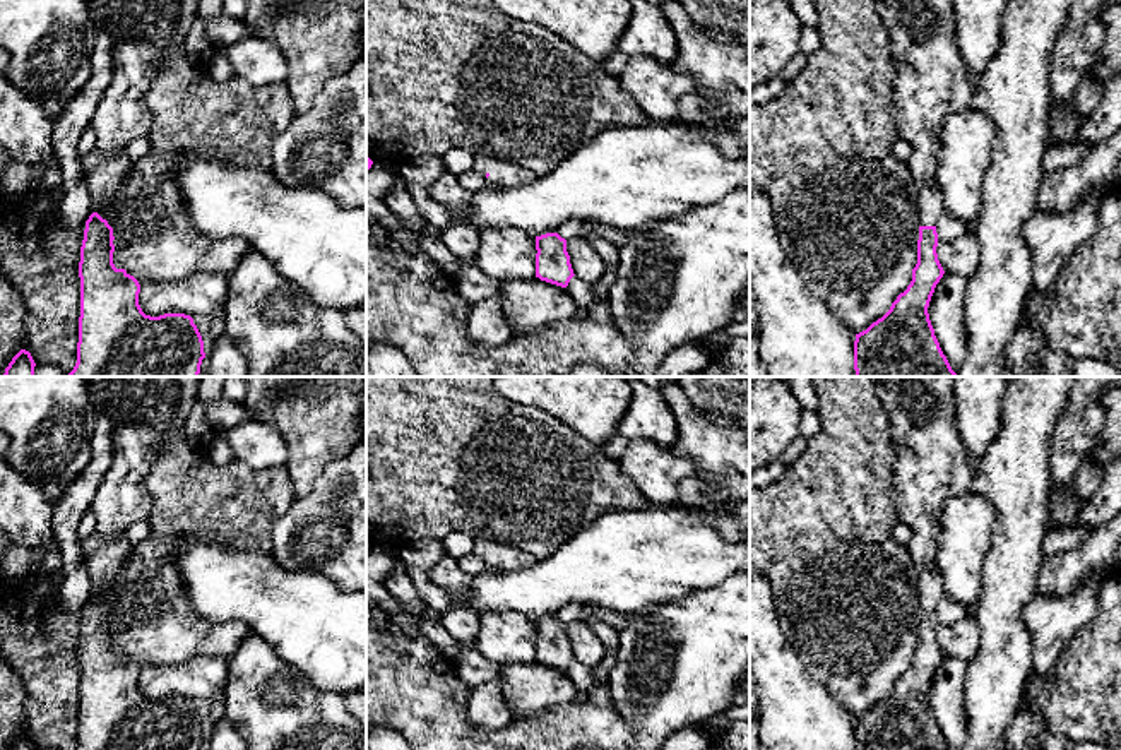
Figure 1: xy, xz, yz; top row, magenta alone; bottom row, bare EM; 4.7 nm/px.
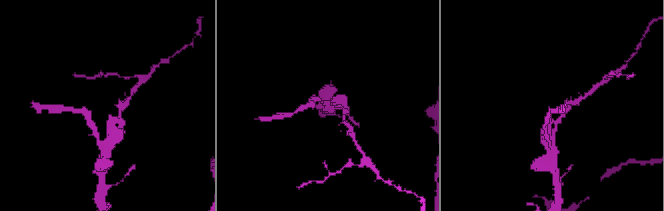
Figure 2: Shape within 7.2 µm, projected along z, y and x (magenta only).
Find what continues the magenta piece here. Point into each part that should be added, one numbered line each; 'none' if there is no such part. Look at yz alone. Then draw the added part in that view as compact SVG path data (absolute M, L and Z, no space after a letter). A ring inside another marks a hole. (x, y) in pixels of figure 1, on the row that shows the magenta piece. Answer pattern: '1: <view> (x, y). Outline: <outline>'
1: yz (931, 83). Outline: M876 0L876 12L893 43L897 65L895 120L900 139L912 147L912 158L907 161L907 166L917 190L921 226L936 226L943 212L943 200L934 178L940 154L940 125L948 115L972 108L974 84L969 80L958 51L953 2L955 0Z

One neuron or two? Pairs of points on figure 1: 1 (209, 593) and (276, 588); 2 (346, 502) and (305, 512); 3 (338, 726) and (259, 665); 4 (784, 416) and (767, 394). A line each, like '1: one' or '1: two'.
1: one
2: one
3: one
4: one

